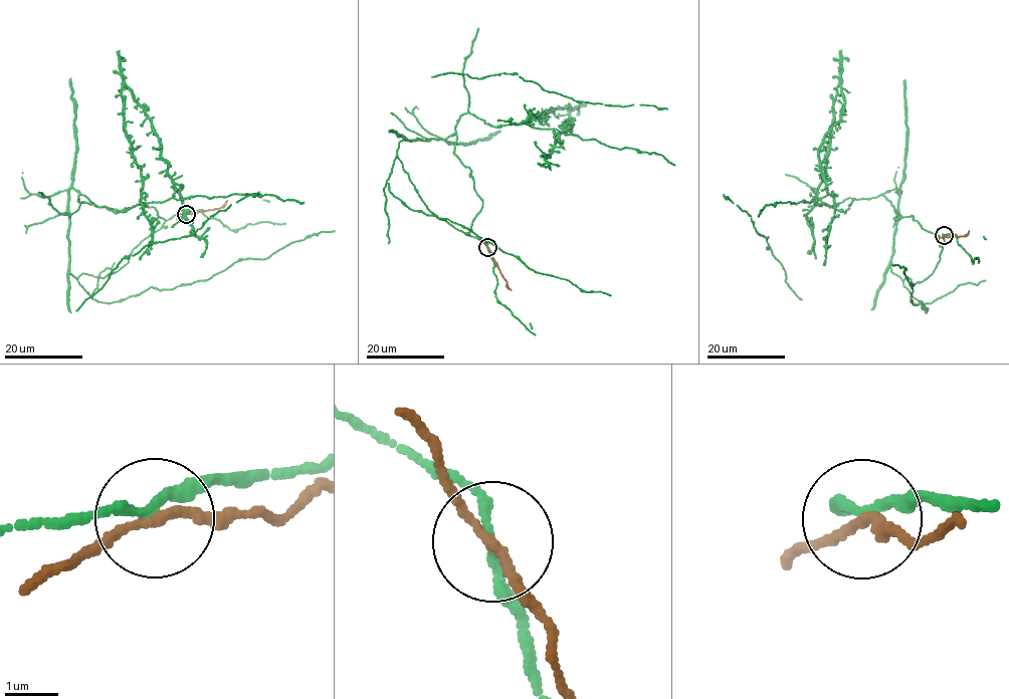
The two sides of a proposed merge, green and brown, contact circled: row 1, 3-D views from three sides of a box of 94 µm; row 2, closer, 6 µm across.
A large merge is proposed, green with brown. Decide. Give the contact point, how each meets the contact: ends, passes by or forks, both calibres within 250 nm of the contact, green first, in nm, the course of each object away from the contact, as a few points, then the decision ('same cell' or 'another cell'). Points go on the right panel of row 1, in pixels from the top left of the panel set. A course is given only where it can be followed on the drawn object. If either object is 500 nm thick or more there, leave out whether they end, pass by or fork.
place (944, 235); green passes by; brown passes by; calibres 150 and 160 nm; course green (944, 235), (911, 283), (890, 264), (898, 190), (818, 205), (839, 85), (823, 264); course brown (944, 236), (966, 236), (969, 230); same cell

